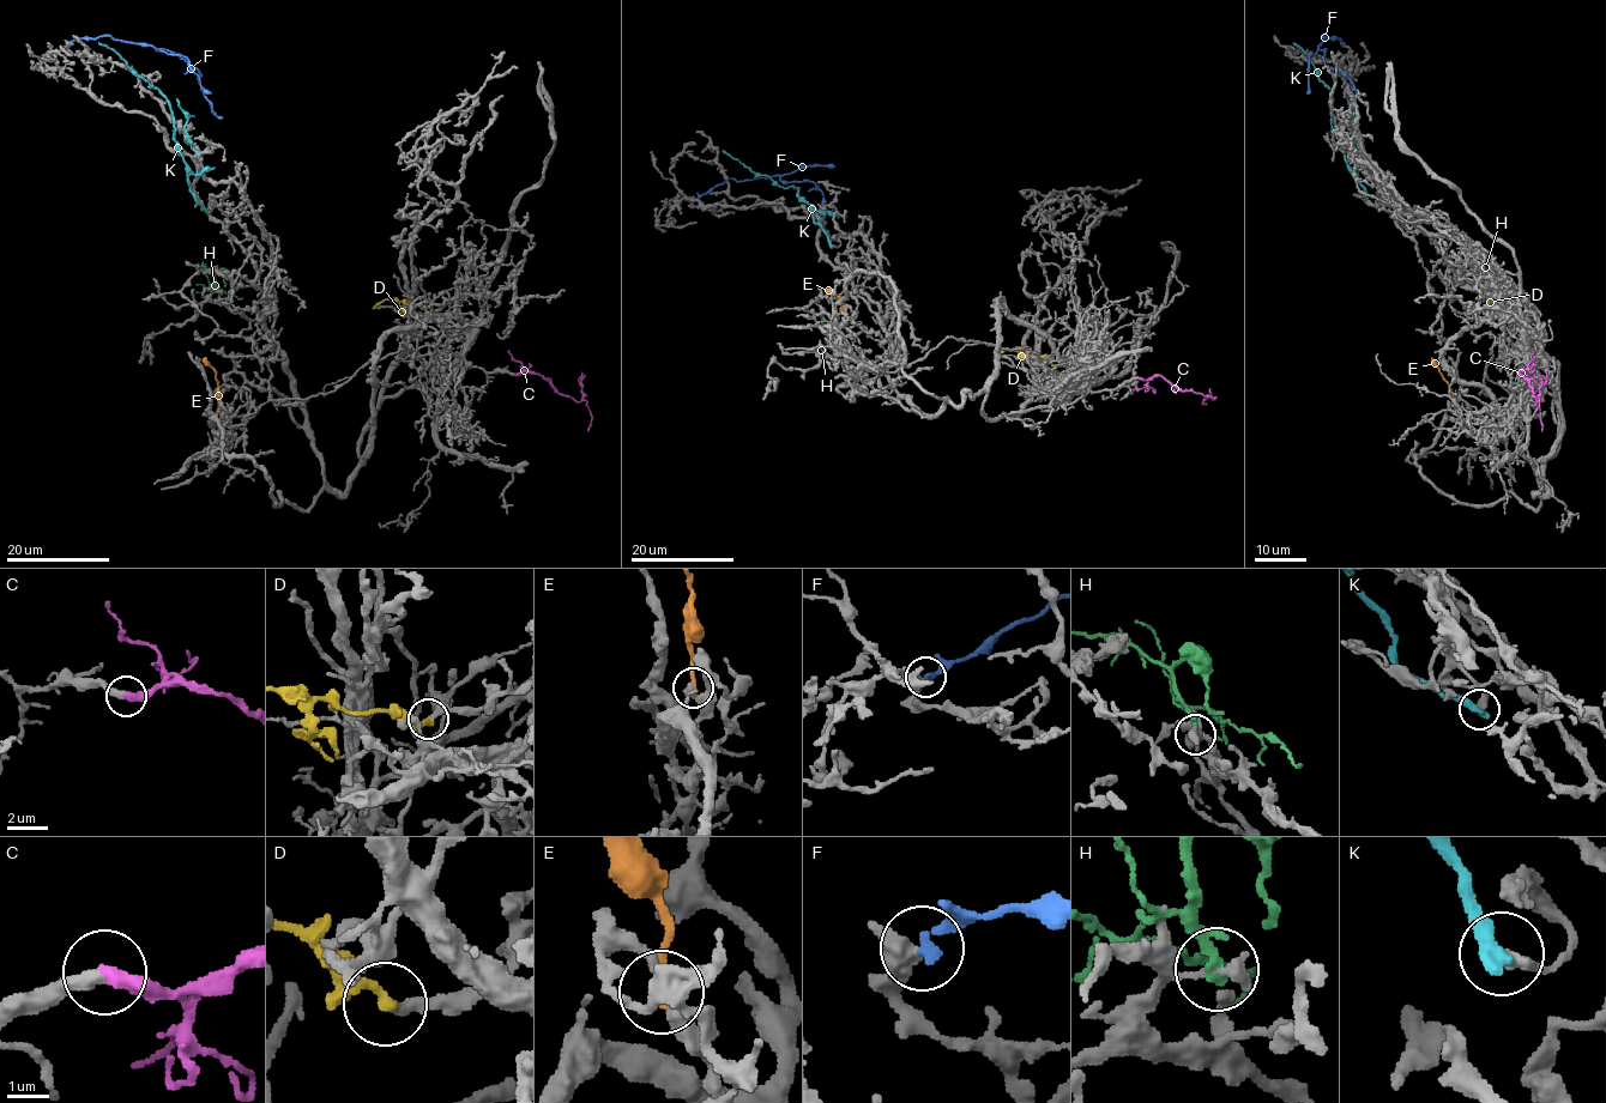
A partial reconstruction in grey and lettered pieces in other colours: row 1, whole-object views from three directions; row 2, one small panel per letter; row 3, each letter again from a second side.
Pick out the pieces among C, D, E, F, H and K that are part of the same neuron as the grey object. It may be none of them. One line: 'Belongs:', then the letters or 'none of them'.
Belongs: C, D

